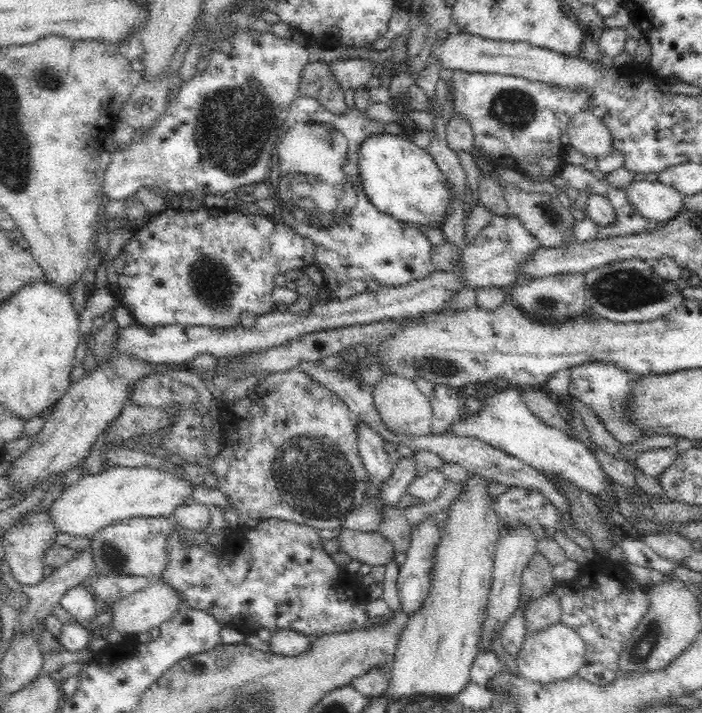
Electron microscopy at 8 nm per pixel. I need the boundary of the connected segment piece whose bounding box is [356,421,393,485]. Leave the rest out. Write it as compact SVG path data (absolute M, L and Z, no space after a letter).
M357 422L357 443L365 470L376 485L386 482L393 472L393 462L384 448L384 439L368 428L363 422Z

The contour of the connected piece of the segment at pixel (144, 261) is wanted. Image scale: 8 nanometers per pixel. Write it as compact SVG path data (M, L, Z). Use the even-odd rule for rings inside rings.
M202 207L201 210L192 211L176 211L174 209L165 209L162 213L150 216L149 222L142 228L139 228L134 233L120 254L111 260L105 271L108 278L108 291L112 292L112 296L116 298L132 315L136 323L142 326L207 326L214 329L232 328L238 325L238 316L242 312L250 312L257 317L275 310L272 302L272 290L274 290L275 276L285 275L289 270L301 269L303 266L315 263L315 247L314 244L306 239L301 234L296 233L290 226L285 224L274 224L272 220L267 220L263 213L254 211L250 215L242 215L235 211L230 211L227 208L218 207Z

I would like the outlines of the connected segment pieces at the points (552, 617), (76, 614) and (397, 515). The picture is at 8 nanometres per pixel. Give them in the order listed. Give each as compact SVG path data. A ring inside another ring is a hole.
M554 591L532 599L524 607L526 629L535 631L543 629L546 625L557 623L560 621L560 616L562 616L561 610L560 597L554 595Z
M86 583L70 588L60 603L64 612L68 612L74 620L74 624L78 624L80 628L88 628L88 625L95 618L99 611L99 605L91 591L86 587Z
M386 503L383 506L383 517L377 530L394 545L395 552L406 555L410 550L410 522L396 505Z

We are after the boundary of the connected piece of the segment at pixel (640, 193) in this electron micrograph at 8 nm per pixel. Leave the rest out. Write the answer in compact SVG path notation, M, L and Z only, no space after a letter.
M647 179L642 182L634 181L624 191L630 197L632 207L637 214L644 215L647 220L662 224L677 218L686 202L685 194L674 187L662 184L659 180L656 182Z

